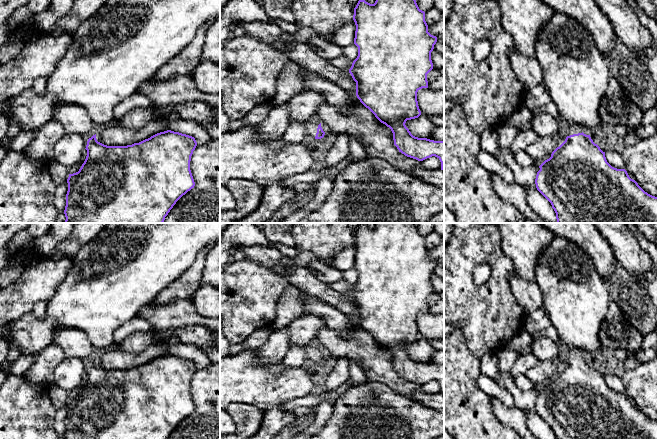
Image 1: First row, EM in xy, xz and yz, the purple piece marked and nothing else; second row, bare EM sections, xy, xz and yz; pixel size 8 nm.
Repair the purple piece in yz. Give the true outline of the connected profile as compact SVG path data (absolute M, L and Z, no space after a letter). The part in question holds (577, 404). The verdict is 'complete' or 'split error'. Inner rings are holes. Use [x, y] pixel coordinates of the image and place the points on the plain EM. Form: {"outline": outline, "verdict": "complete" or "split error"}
{"outline": "M558 339L557 344L562 350L566 363L552 376L551 381L539 390L540 394L537 396L535 403L537 414L551 427L556 439L657 439L657 421L645 416L635 404L629 401L625 393L612 391L606 384L605 376L593 366L590 359L586 359L582 356L580 349L566 345L560 339Z", "verdict": "split error"}

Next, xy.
{"outline": "M60 329L55 334L55 343L62 348L66 358L79 358L88 364L85 372L87 374L87 380L84 387L78 396L69 398L67 403L68 415L66 418L66 430L64 434L65 439L168 439L176 426L195 410L195 406L190 394L190 385L193 375L197 370L197 366L192 360L167 354L157 357L148 363L132 369L107 370L97 365L97 350L94 348L92 343L89 341L88 336L83 331L77 329Z", "verdict": "split error"}

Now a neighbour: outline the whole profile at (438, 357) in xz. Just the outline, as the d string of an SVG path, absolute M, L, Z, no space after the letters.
M436 350L430 364L444 365L444 350Z

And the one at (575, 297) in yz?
M554 236L540 254L535 274L535 282L541 292L542 307L548 315L551 325L556 328L559 339L566 345L586 350L591 357L597 352L603 352L606 347L600 341L599 332L611 299L604 279L596 271L589 255L568 239Z

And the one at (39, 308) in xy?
M38 300L33 305L32 313L35 317L41 319L44 316L46 309L47 309L47 302L43 300Z

